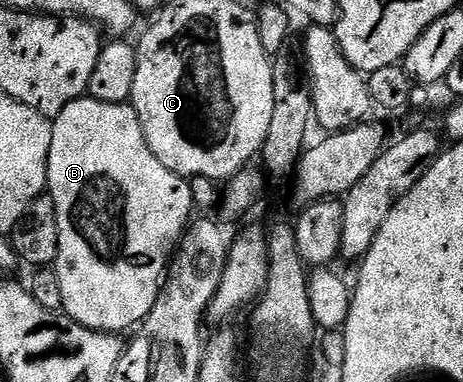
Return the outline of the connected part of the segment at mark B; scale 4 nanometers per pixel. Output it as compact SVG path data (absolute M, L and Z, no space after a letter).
M89 95L70 101L52 122L50 155L47 157L47 191L54 200L54 209L57 215L58 249L55 251L53 270L60 284L61 299L63 300L62 312L85 327L98 329L100 333L118 334L119 329L127 329L130 325L144 322L158 299L170 260L190 224L191 218L189 219L189 217L195 208L190 182L169 171L153 155L152 149L148 147L144 137L144 131L135 109L127 103L101 103L100 100L93 100Z

